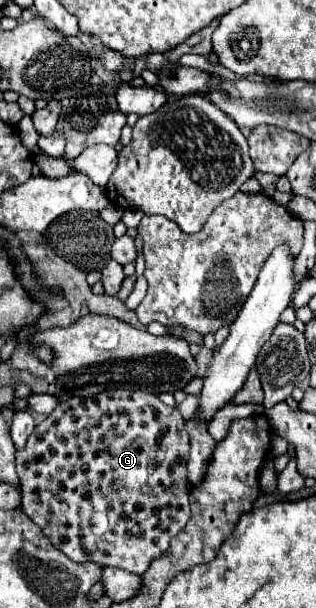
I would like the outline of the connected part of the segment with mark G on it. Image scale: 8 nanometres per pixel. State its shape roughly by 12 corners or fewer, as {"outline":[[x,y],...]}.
{"outline":[[147,392],[73,396],[17,450],[73,562],[143,574],[189,520],[189,436]]}

